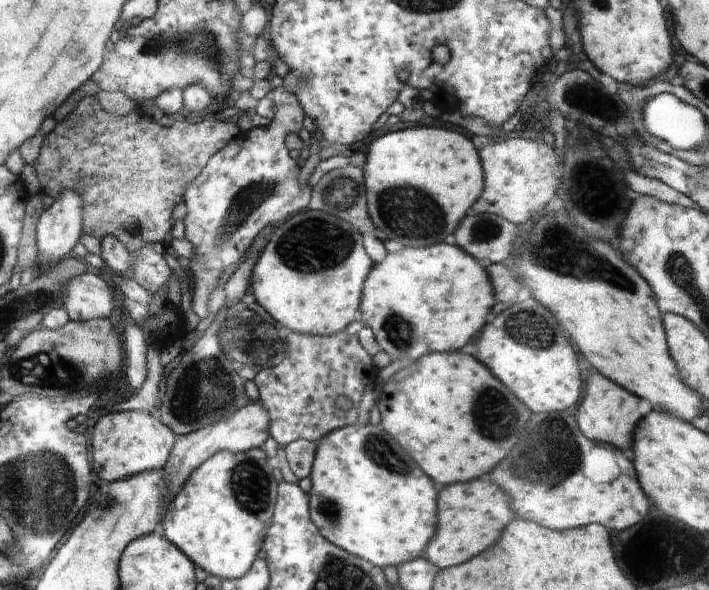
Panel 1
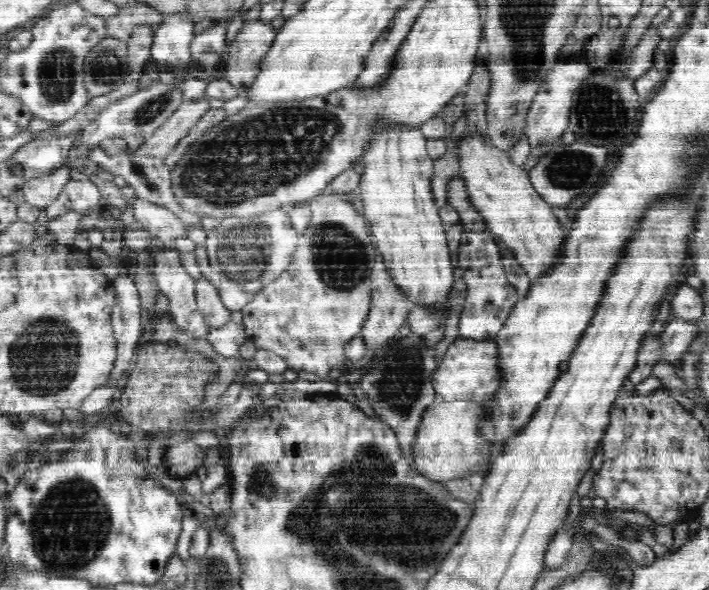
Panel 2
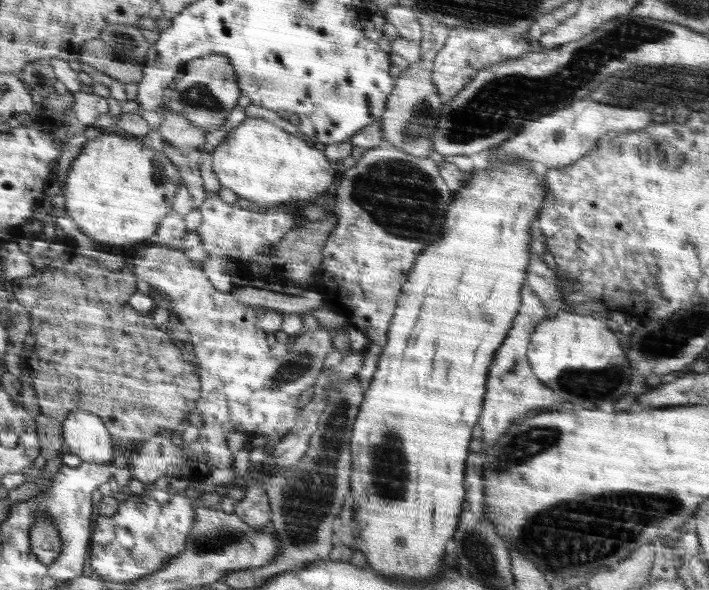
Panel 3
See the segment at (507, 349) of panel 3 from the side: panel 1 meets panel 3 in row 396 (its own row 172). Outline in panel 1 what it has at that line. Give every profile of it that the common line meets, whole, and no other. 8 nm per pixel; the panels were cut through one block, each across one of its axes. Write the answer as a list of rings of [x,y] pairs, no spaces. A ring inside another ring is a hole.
[[[518,137],[488,144],[479,150],[479,154],[484,154],[483,169],[488,170],[488,190],[483,190],[484,198],[476,202],[476,214],[499,214],[508,222],[528,225],[538,210],[552,204],[560,184],[560,168],[558,156],[550,144]]]

